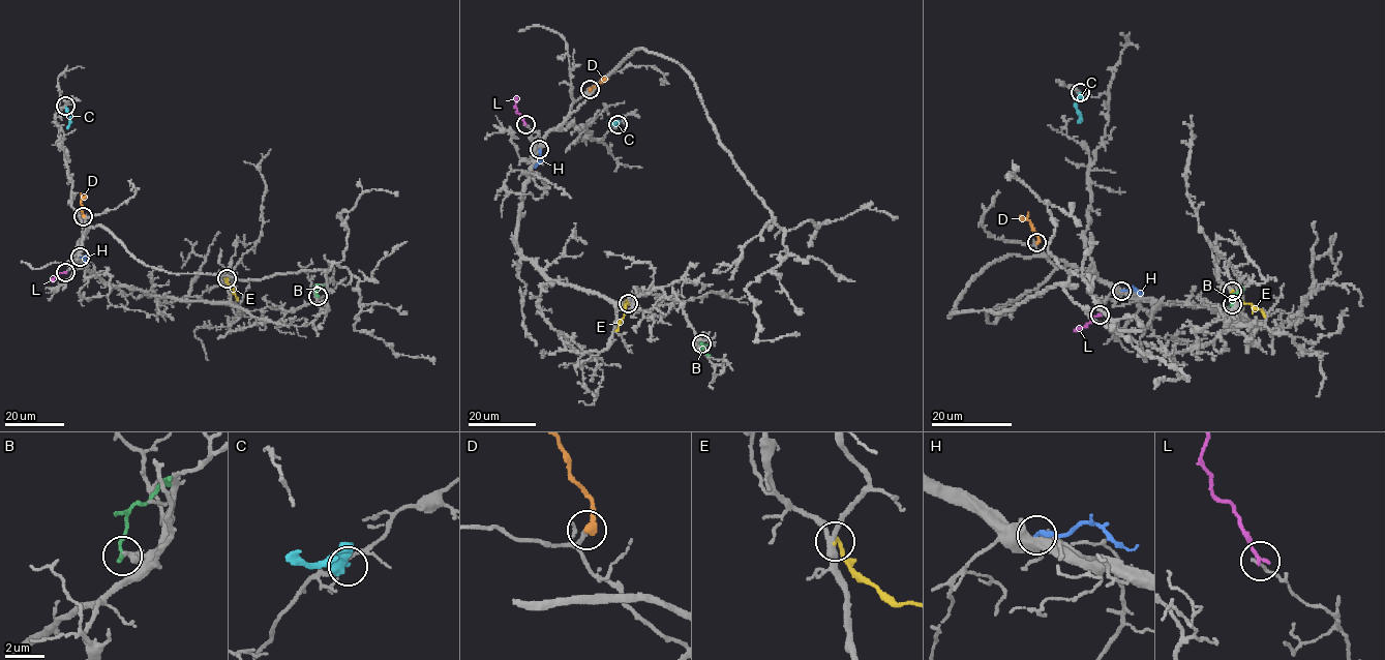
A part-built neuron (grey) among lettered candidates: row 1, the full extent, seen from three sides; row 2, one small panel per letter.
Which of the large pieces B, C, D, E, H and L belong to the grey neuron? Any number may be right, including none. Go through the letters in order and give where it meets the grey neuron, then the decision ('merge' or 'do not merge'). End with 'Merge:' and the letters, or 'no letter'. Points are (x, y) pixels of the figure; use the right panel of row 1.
B: (1232, 304) | do not merge
C: (1080, 92) | do not merge
D: (1036, 242) | merge
E: (1232, 291) | do not merge
H: (1121, 291) | do not merge
L: (1100, 314) | do not merge
Merge: D

